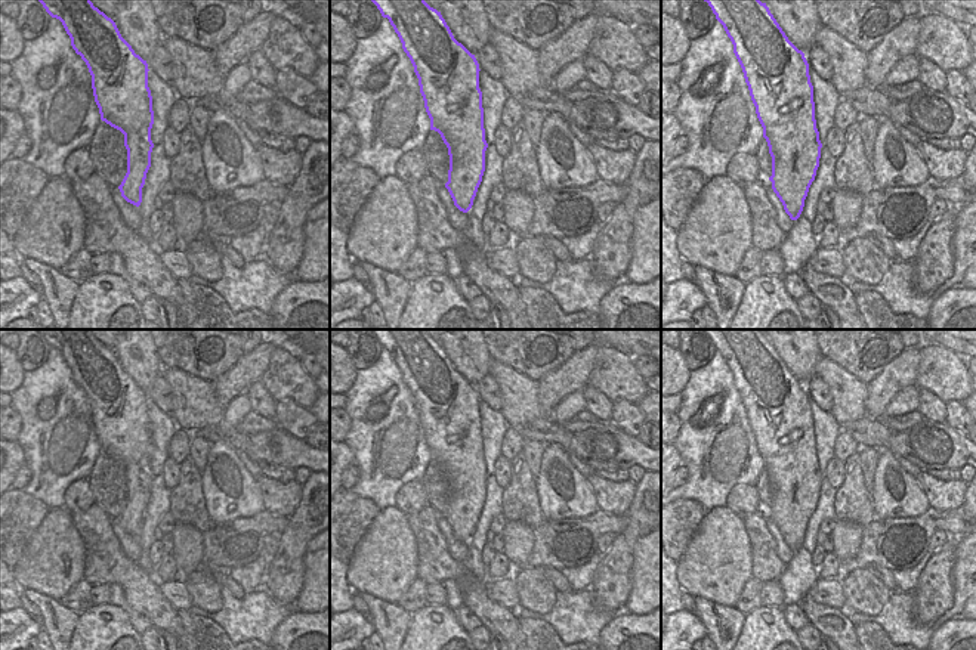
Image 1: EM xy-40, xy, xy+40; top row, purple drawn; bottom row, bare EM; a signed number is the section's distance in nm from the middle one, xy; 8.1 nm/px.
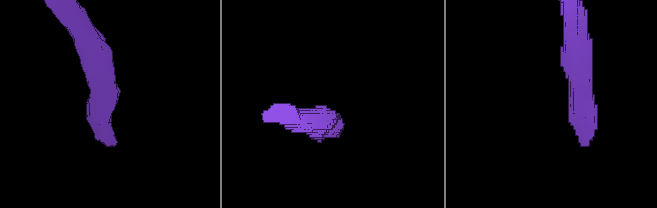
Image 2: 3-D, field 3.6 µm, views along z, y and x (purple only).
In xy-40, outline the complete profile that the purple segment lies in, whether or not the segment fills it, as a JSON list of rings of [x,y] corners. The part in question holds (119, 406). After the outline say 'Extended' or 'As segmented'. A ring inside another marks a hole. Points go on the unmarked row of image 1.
[[[90,329],[37,331],[62,353],[72,380],[86,393],[101,451],[124,465],[127,504],[118,520],[127,533],[139,538],[154,479],[148,394]]]. As segmented.

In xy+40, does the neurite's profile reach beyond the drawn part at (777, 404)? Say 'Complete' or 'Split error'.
Complete.

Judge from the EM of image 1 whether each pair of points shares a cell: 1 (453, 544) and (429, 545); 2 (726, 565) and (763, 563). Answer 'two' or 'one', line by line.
1: two
2: two

